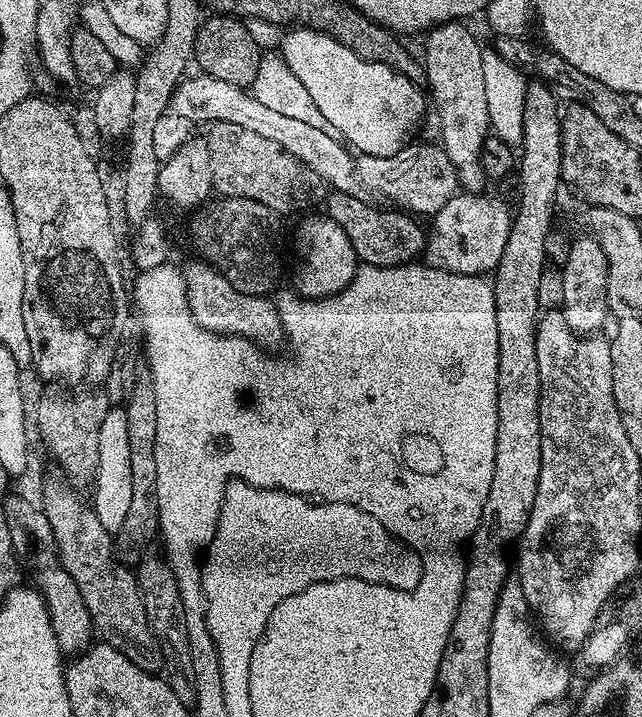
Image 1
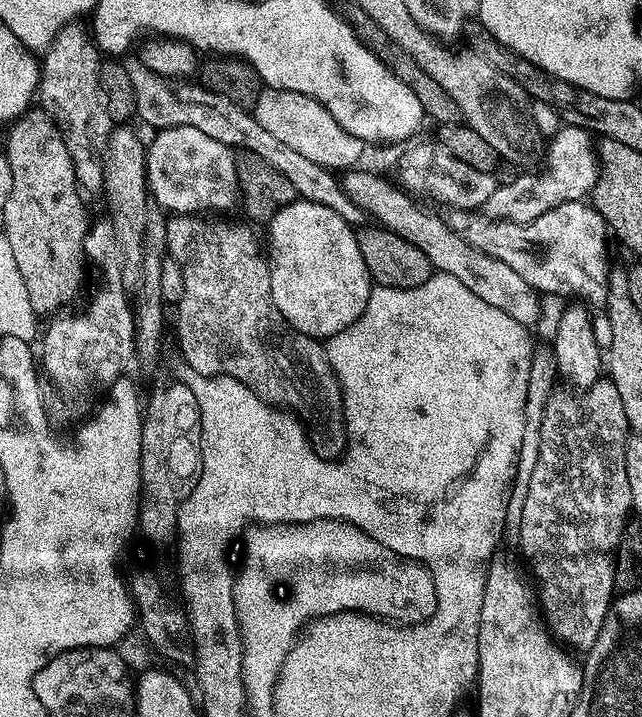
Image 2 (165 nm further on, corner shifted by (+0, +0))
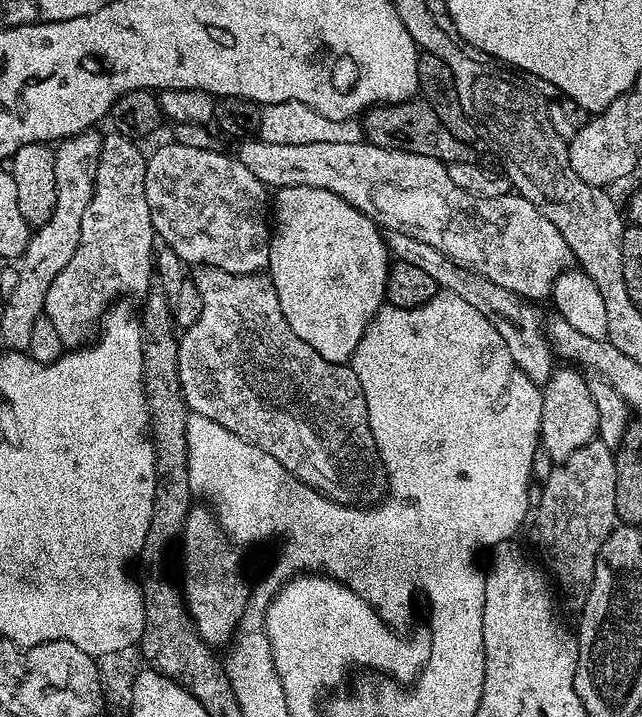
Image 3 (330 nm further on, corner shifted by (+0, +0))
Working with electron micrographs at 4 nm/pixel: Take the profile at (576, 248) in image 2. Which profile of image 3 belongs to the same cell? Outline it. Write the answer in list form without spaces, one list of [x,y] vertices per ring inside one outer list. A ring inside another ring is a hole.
[[[244,138],[239,141],[239,144],[240,149],[235,149],[234,152],[236,159],[242,162],[242,166],[246,166],[246,170],[250,170],[250,174],[254,174],[254,178],[258,178],[258,182],[264,184],[265,189],[317,188],[318,190],[330,190],[330,194],[338,194],[338,198],[342,198],[351,208],[357,208],[362,214],[371,216],[377,225],[383,226],[388,232],[410,234],[410,238],[418,238],[422,242],[428,243],[429,246],[434,246],[434,250],[442,250],[442,254],[446,254],[446,258],[482,274],[482,278],[490,278],[490,282],[496,283],[497,286],[506,286],[506,290],[510,290],[516,296],[523,296],[525,301],[533,302],[532,300],[544,299],[547,301],[552,295],[552,285],[555,280],[573,263],[574,257],[570,246],[566,246],[566,238],[562,238],[562,234],[558,234],[558,226],[554,226],[554,222],[550,222],[550,218],[546,218],[546,214],[542,214],[542,210],[538,210],[538,206],[534,206],[534,202],[530,202],[525,196],[519,194],[495,196],[494,198],[472,196],[466,190],[462,190],[462,186],[454,183],[454,178],[450,178],[448,173],[448,165],[443,164],[441,160],[435,160],[422,154],[410,154],[406,150],[383,148],[377,144],[370,144],[365,139],[358,142],[306,142],[306,146],[278,146],[278,142]]]

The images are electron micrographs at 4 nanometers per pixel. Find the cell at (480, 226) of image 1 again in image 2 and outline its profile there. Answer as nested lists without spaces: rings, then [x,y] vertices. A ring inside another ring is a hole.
[[[562,126],[546,144],[546,163],[544,172],[537,176],[520,174],[517,180],[509,184],[501,183],[490,194],[483,211],[501,220],[513,220],[516,224],[528,224],[554,206],[571,200],[583,201],[591,193],[600,177],[600,157],[592,133],[581,128]],[[593,143],[593,144],[592,144]],[[548,160],[548,165],[547,164]]]

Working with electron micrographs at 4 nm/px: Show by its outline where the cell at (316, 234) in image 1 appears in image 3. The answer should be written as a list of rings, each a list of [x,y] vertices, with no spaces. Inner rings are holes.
[[[282,188],[274,196],[274,227],[271,229],[270,239],[272,245],[270,246],[270,258],[268,259],[266,272],[272,281],[273,290],[278,294],[282,314],[286,318],[286,322],[290,322],[290,330],[294,330],[294,334],[298,334],[298,338],[302,338],[302,342],[306,342],[306,346],[318,350],[318,354],[322,354],[322,358],[326,358],[326,362],[348,364],[351,361],[354,350],[360,347],[362,334],[366,334],[366,326],[370,326],[374,314],[378,314],[378,310],[384,307],[386,303],[384,291],[388,281],[390,253],[385,233],[381,231],[371,216],[362,214],[357,208],[351,208],[342,198],[338,198],[338,194],[330,194],[330,190]]]

